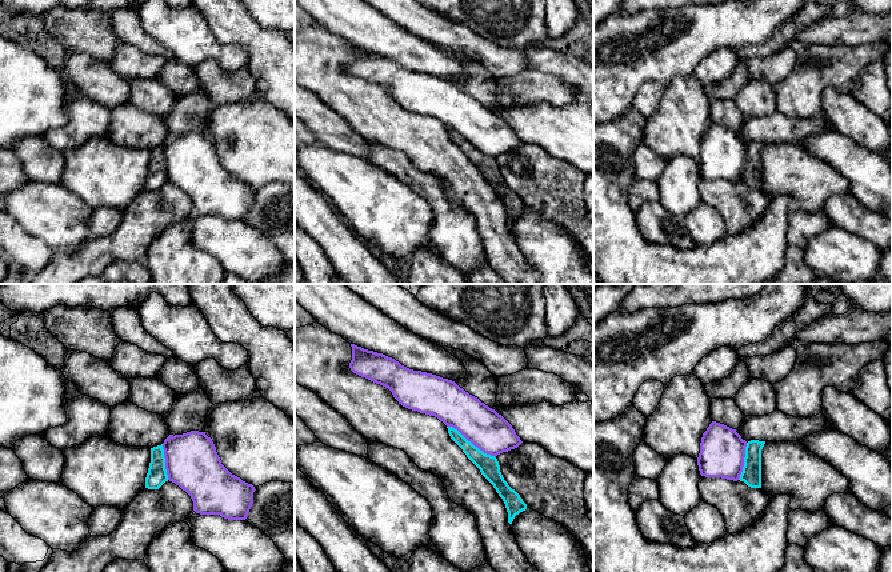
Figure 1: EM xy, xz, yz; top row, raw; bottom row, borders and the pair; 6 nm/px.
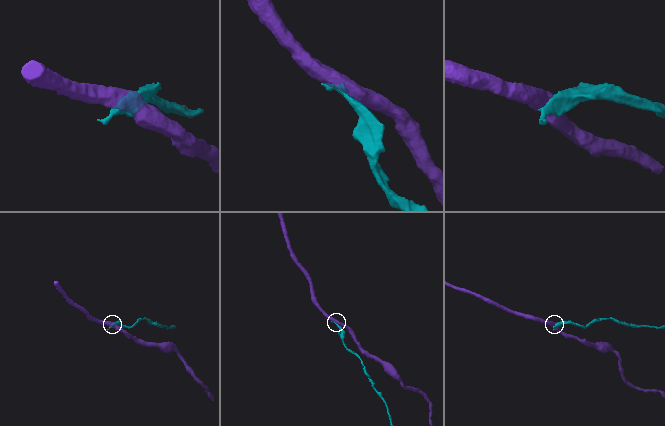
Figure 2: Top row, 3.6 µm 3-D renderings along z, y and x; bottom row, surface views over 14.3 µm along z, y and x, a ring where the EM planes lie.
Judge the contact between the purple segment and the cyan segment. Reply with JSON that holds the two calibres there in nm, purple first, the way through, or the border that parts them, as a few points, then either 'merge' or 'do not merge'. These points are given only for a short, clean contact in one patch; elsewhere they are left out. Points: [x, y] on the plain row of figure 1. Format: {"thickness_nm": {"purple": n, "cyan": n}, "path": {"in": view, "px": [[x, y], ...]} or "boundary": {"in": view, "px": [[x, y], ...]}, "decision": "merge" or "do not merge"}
{"thickness_nm": {"purple": 240, "cyan": 120}, "decision": "do not merge"}

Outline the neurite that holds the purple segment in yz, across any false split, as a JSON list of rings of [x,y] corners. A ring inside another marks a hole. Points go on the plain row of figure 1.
[[[712,123],[700,144],[700,176],[737,183],[744,168],[745,148],[747,143],[736,131]]]

